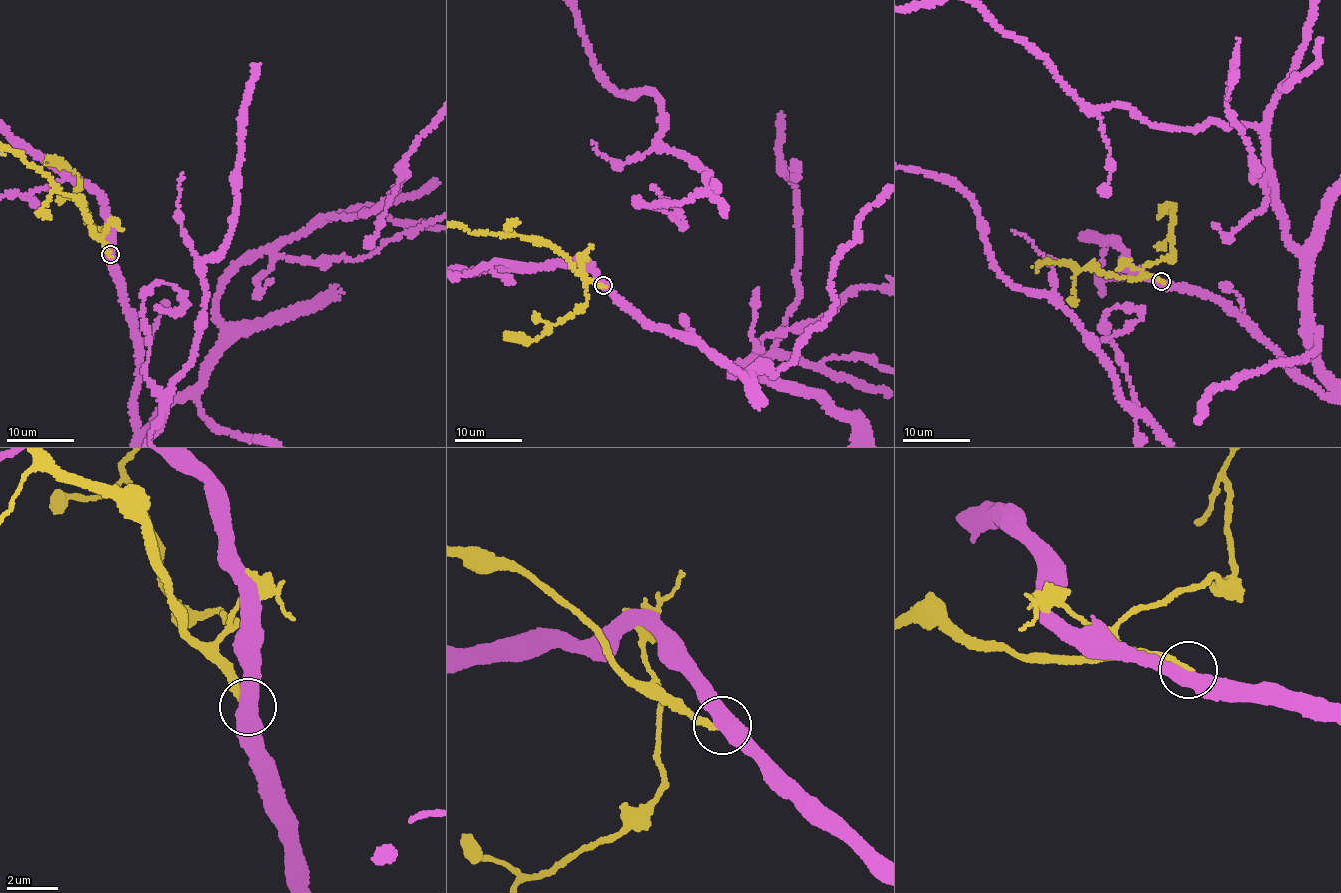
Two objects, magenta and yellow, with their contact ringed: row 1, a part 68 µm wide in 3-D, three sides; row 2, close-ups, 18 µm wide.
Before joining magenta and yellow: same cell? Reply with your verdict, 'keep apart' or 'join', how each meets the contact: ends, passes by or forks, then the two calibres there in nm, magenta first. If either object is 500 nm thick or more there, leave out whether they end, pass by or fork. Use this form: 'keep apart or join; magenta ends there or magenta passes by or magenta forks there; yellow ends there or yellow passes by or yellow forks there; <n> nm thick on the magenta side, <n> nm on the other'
keep apart; 550 nm thick on the magenta side, 240 nm on the other

